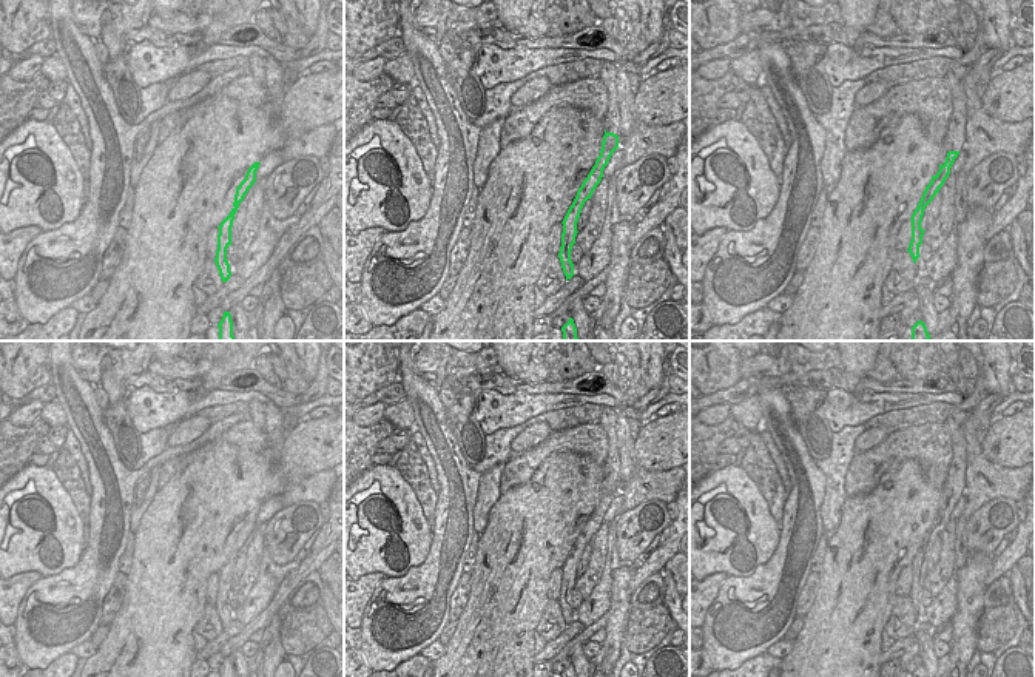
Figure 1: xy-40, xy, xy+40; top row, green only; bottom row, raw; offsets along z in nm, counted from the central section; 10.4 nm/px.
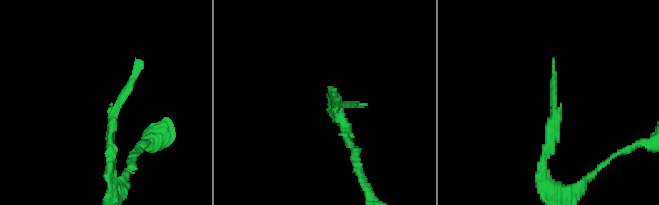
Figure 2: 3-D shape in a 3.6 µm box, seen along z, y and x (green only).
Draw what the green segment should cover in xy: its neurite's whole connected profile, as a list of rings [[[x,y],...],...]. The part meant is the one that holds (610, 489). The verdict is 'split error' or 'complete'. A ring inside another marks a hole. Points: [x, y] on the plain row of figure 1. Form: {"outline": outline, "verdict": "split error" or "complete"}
{"outline": [[[603,407],[598,423],[608,436],[608,456],[605,461],[605,481],[602,487],[600,501],[595,506],[588,523],[583,526],[582,532],[577,537],[577,541],[569,552],[563,564],[563,578],[561,578],[561,592],[560,592],[560,608],[566,626],[574,621],[574,609],[571,606],[571,595],[575,589],[577,581],[577,568],[582,558],[582,554],[588,544],[591,544],[594,535],[603,523],[603,515],[608,510],[612,498],[619,493],[619,472],[620,472],[620,453],[617,446],[615,421],[620,413],[612,407]]], "verdict": "split error"}

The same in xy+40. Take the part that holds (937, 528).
{"outline": [[[952,409],[944,421],[950,430],[953,456],[947,470],[947,478],[941,489],[939,517],[935,521],[932,521],[932,526],[925,532],[922,543],[910,564],[912,586],[907,597],[910,598],[915,609],[916,609],[916,605],[919,603],[919,591],[922,589],[922,581],[925,577],[921,574],[924,555],[939,538],[939,534],[944,530],[946,524],[950,520],[950,514],[955,504],[958,503],[959,497],[964,493],[966,467],[967,467],[964,421],[967,419],[967,416],[969,416],[967,412]]], "verdict": "split error"}

